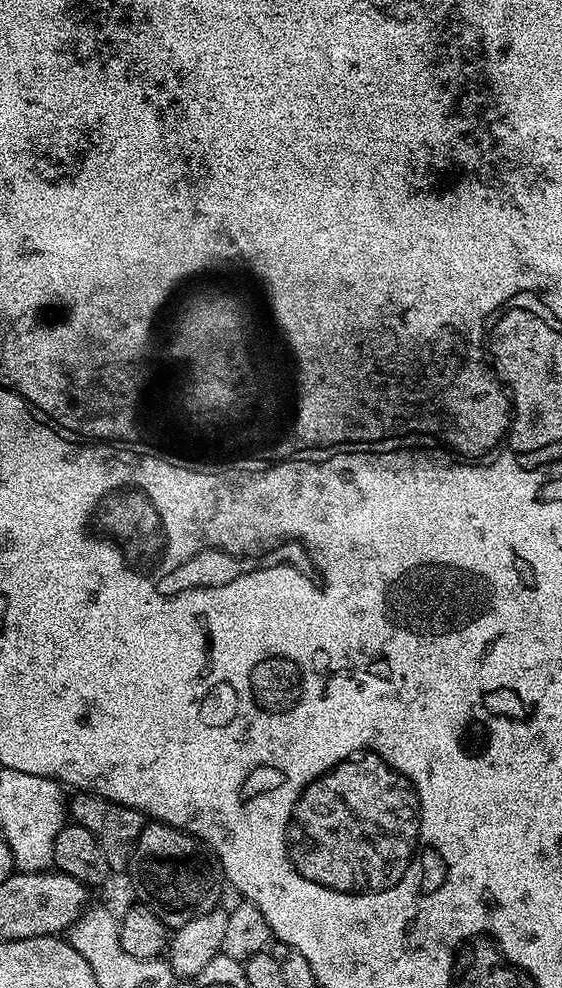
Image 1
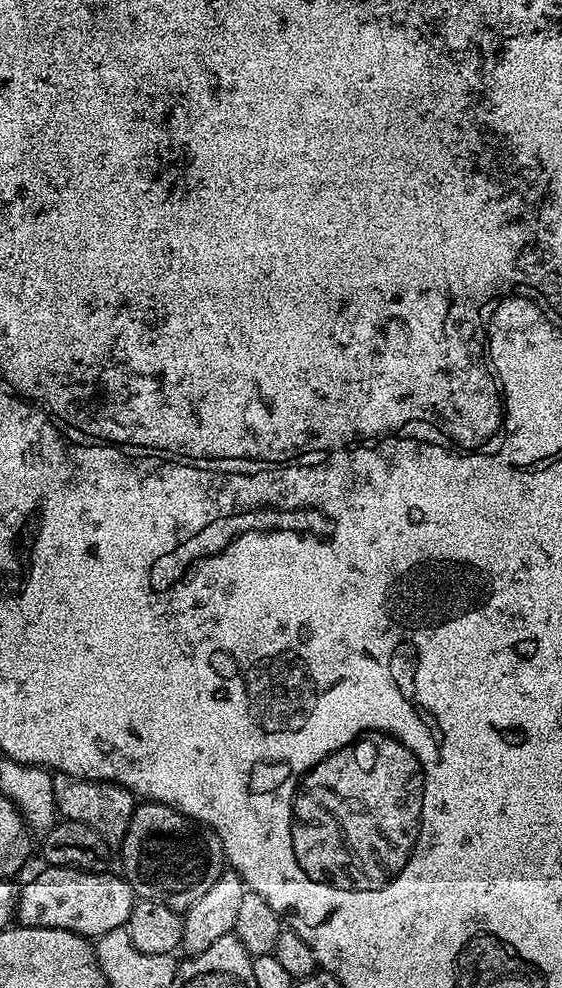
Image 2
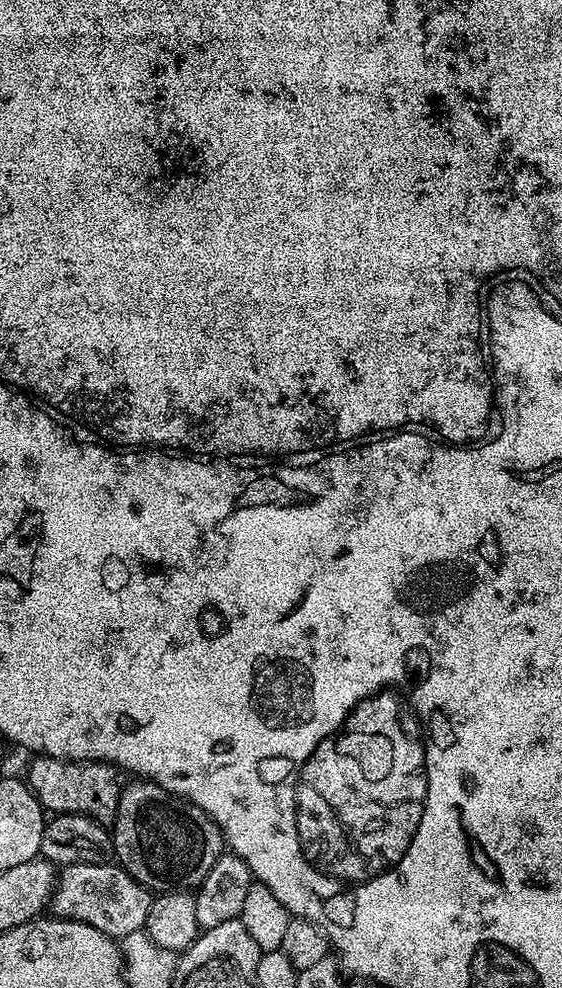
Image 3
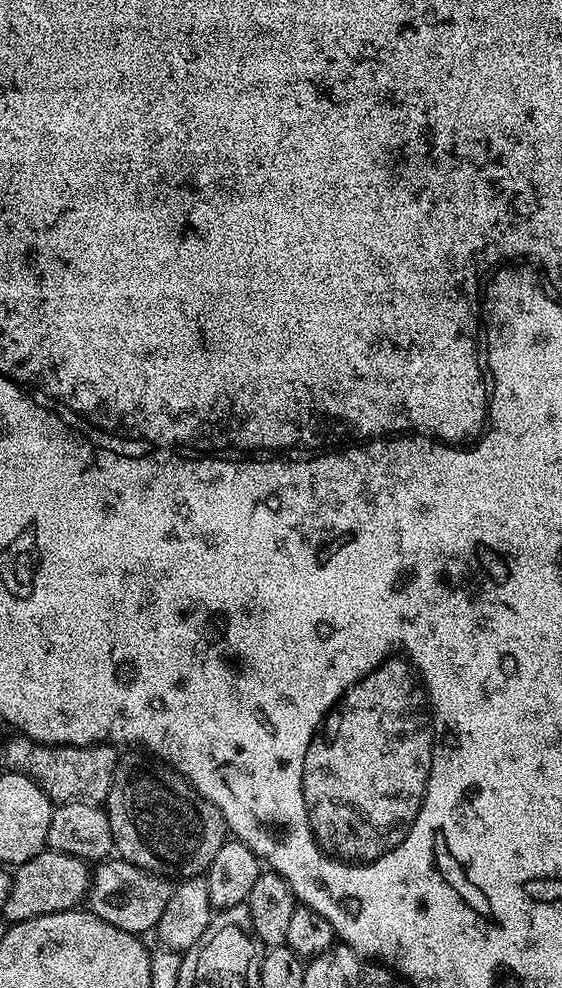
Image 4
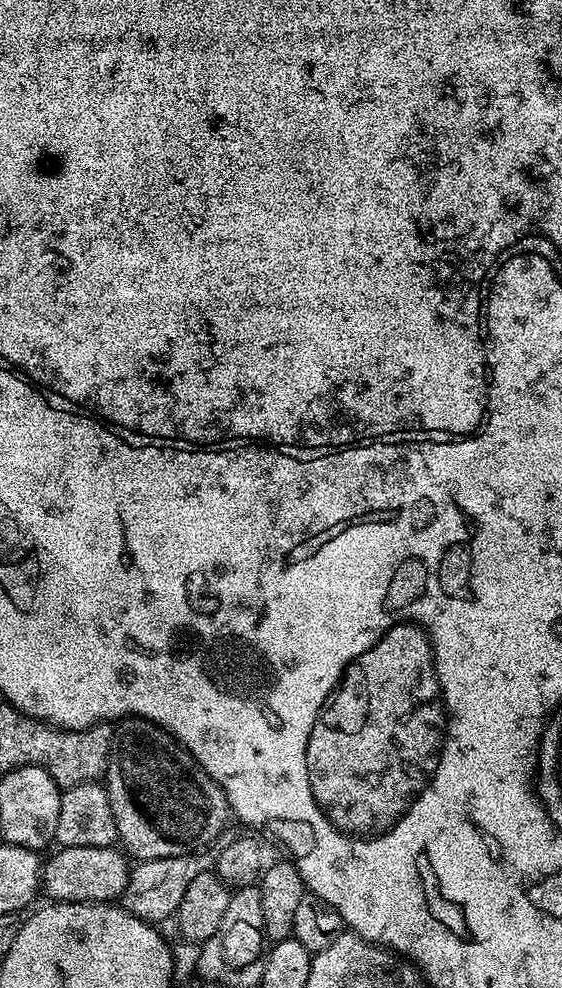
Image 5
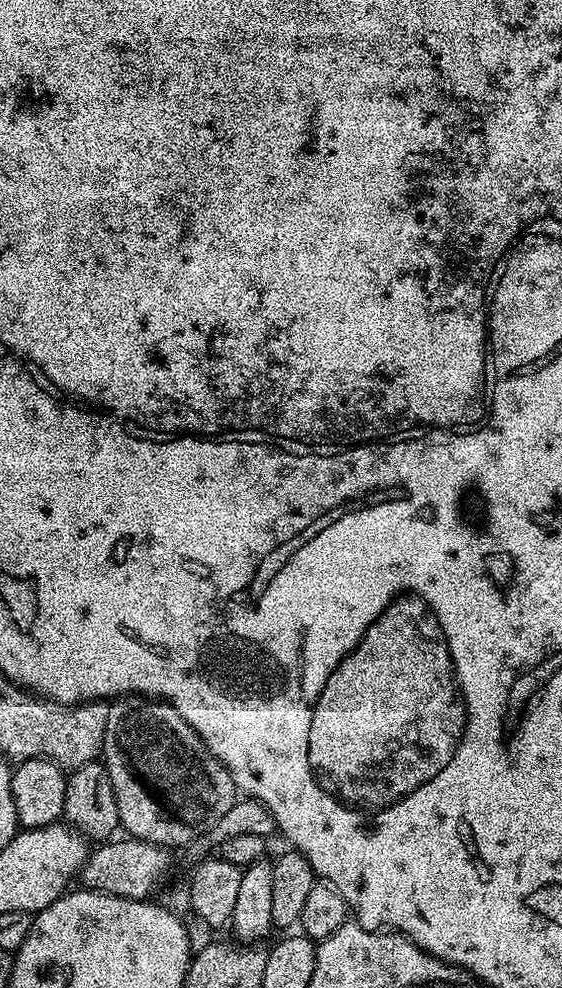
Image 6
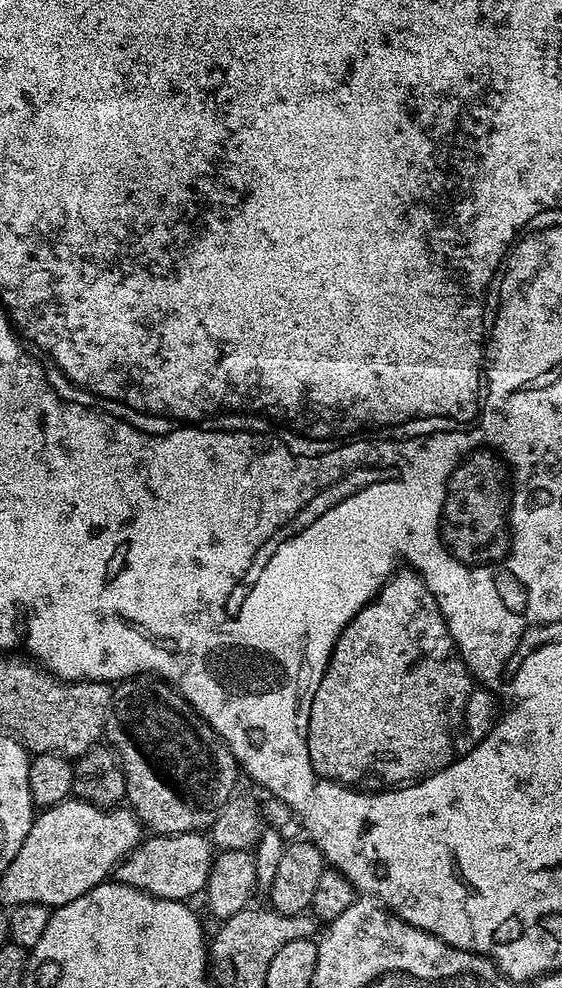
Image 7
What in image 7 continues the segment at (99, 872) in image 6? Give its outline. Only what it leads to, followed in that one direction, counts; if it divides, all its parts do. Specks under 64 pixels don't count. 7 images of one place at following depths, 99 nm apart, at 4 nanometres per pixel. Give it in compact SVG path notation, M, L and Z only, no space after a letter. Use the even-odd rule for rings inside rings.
M183 832L169 836L152 834L141 839L140 845L116 865L114 876L119 883L151 896L188 902L191 896L199 897L203 893L210 878L213 859L214 845L204 832Z

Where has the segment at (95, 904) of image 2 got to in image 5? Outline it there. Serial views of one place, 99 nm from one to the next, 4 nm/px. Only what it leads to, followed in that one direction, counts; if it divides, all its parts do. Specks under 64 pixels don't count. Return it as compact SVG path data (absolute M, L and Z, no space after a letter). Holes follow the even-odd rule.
M225 830L216 837L215 846L205 847L199 852L187 852L185 856L175 856L174 858L139 861L131 869L126 882L126 890L120 895L119 903L140 920L160 922L156 920L164 920L167 916L168 919L175 917L190 882L194 882L194 878L198 878L198 874L213 871L220 849L230 846L230 842L234 842L236 837L235 831Z

